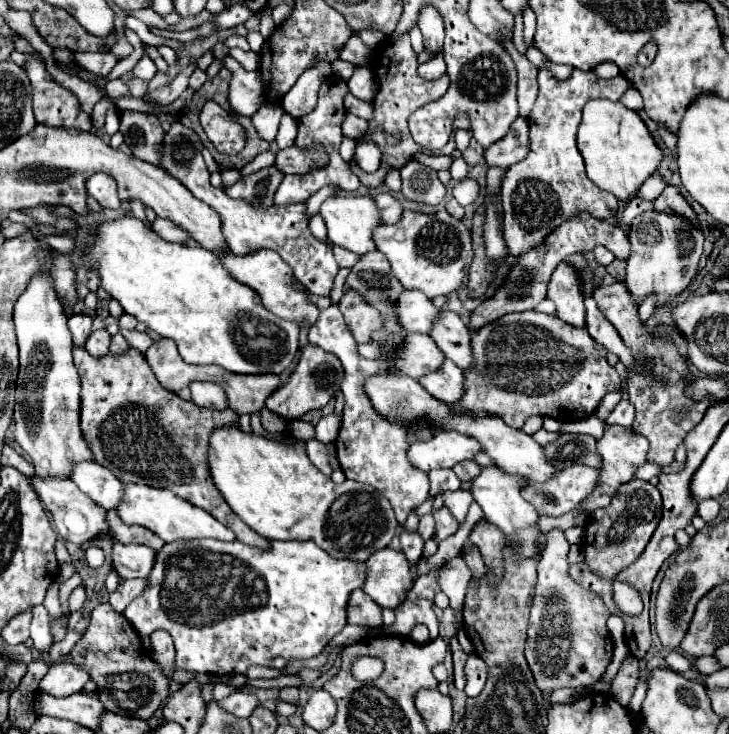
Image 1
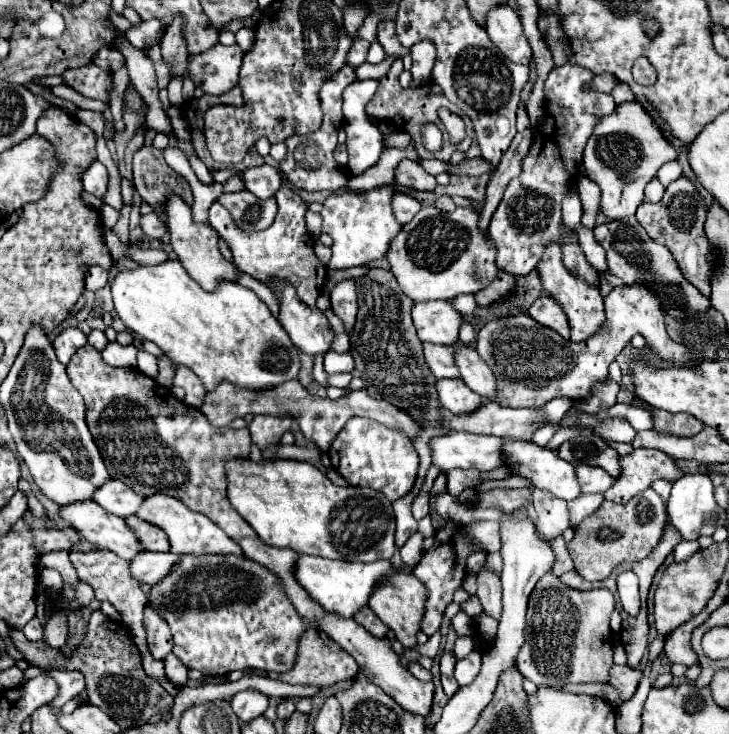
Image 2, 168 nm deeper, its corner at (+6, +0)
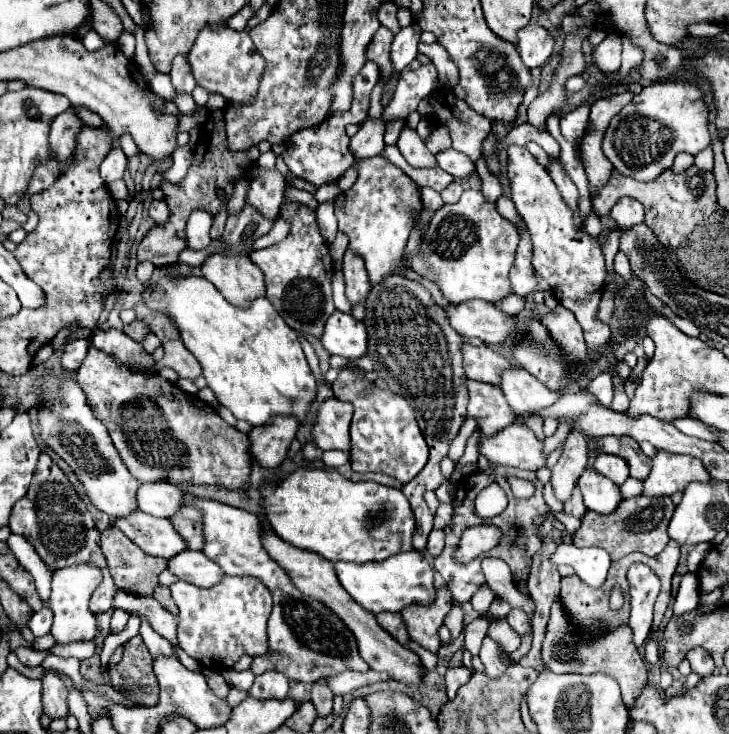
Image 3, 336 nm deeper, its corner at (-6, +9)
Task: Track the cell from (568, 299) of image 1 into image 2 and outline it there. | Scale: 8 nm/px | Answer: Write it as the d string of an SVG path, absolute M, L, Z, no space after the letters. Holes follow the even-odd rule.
M542 295L538 297L532 307L528 309L528 313L542 325L552 327L554 331L558 331L564 339L570 337L570 327L568 327L568 317L564 315L564 311L560 311L558 303L550 297L550 295Z

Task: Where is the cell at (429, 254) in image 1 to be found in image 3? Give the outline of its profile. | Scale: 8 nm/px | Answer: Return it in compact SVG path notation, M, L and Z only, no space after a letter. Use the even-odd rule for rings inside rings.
M464 190L456 204L446 204L438 210L424 234L420 248L412 254L412 270L422 274L440 286L442 294L450 302L466 302L466 300L488 300L500 302L512 294L508 272L512 268L518 232L514 224L498 214L494 202L486 202L482 192Z

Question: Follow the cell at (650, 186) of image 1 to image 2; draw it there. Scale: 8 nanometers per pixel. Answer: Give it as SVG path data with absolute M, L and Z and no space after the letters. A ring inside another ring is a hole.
M670 161L670 163L664 163L660 169L658 169L658 181L666 187L668 183L672 183L674 179L678 179L682 175L682 169L680 169L680 165L676 163L676 161Z

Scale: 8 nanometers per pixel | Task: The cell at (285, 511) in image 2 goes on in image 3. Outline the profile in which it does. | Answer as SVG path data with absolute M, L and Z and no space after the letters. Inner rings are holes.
M298 468L276 486L264 482L260 492L272 530L284 542L316 552L324 560L364 564L414 550L412 534L416 520L402 490L378 482L352 482L342 478L336 470Z

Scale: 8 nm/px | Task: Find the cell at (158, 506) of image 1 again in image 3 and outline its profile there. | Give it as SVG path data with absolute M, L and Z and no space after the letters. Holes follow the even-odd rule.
M184 496L188 506L196 506L204 512L204 554L214 562L220 562L228 576L252 576L270 590L274 598L274 608L268 620L268 654L254 656L252 672L264 674L268 670L278 670L290 680L316 682L324 676L334 676L344 670L368 672L368 664L358 654L358 644L354 634L346 624L326 606L314 598L304 596L288 578L288 574L270 558L262 546L262 524L252 512L226 506L214 500Z

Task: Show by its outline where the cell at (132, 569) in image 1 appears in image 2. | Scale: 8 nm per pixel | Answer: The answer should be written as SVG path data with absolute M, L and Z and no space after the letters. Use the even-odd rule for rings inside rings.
M140 551L136 559L130 561L132 577L140 583L154 585L158 583L164 575L170 573L174 563L178 561L178 555L174 553L154 553L154 551Z

